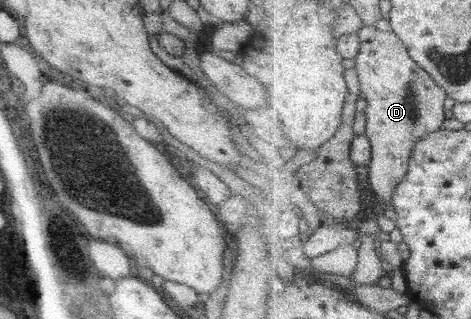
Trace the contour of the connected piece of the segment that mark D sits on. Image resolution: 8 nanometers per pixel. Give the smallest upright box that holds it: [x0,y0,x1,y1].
[355,25,448,215]

